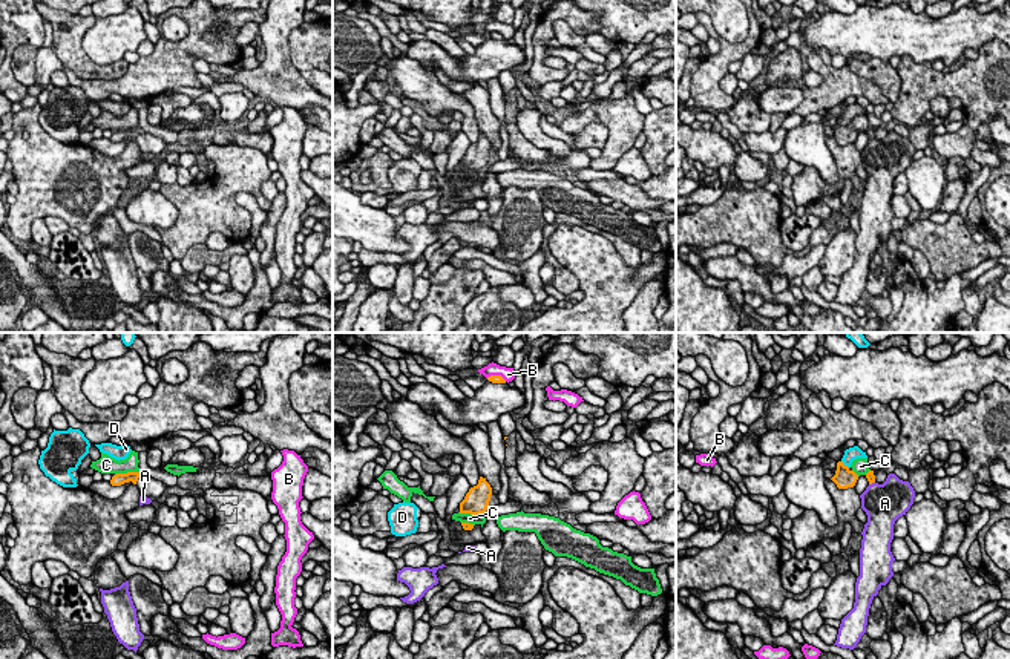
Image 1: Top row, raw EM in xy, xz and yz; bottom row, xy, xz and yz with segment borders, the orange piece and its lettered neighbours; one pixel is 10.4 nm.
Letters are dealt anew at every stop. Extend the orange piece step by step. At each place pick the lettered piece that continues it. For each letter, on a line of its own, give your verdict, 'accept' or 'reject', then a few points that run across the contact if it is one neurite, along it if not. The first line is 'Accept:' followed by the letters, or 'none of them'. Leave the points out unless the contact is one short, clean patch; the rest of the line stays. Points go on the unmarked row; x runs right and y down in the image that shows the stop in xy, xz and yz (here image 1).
Accept: D
A: reject; line yz (874, 138), (869, 141)
B: reject; line xz (486, 34), (501, 32), (506, 37)
C: reject; line xz (459, 169), (483, 170)
D: accept; line yz (843, 135), (843, 121), (851, 111)

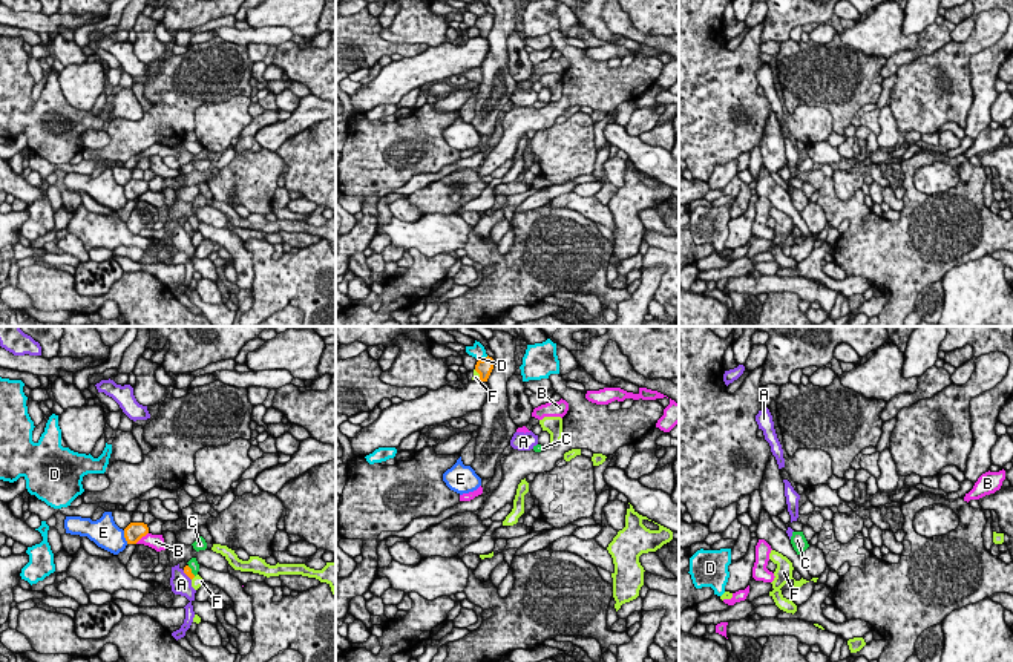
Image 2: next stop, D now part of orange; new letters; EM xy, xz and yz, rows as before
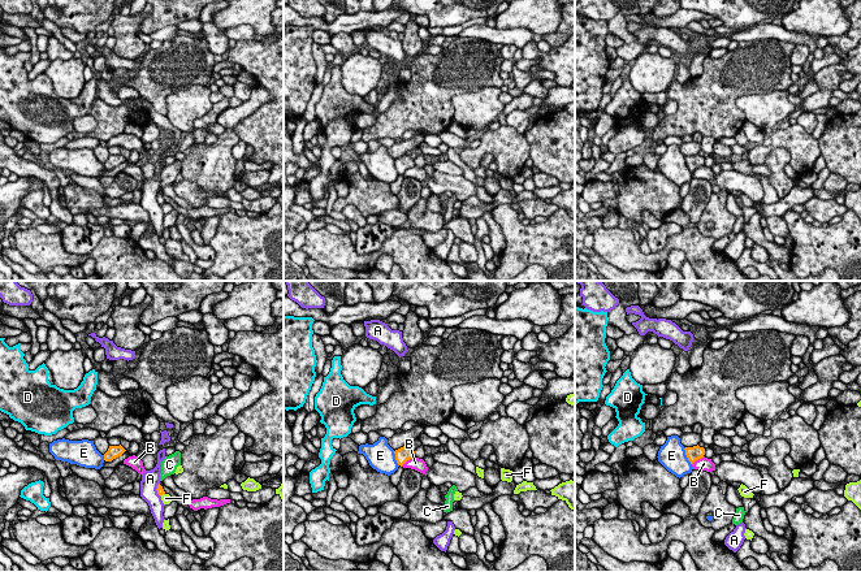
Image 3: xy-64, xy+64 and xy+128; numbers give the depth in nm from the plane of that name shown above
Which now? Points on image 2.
Accept: none of them
A: reject
B: reject
C: reject; line xy (187, 222), (195, 232)
D: reject
E: reject
F: reject

